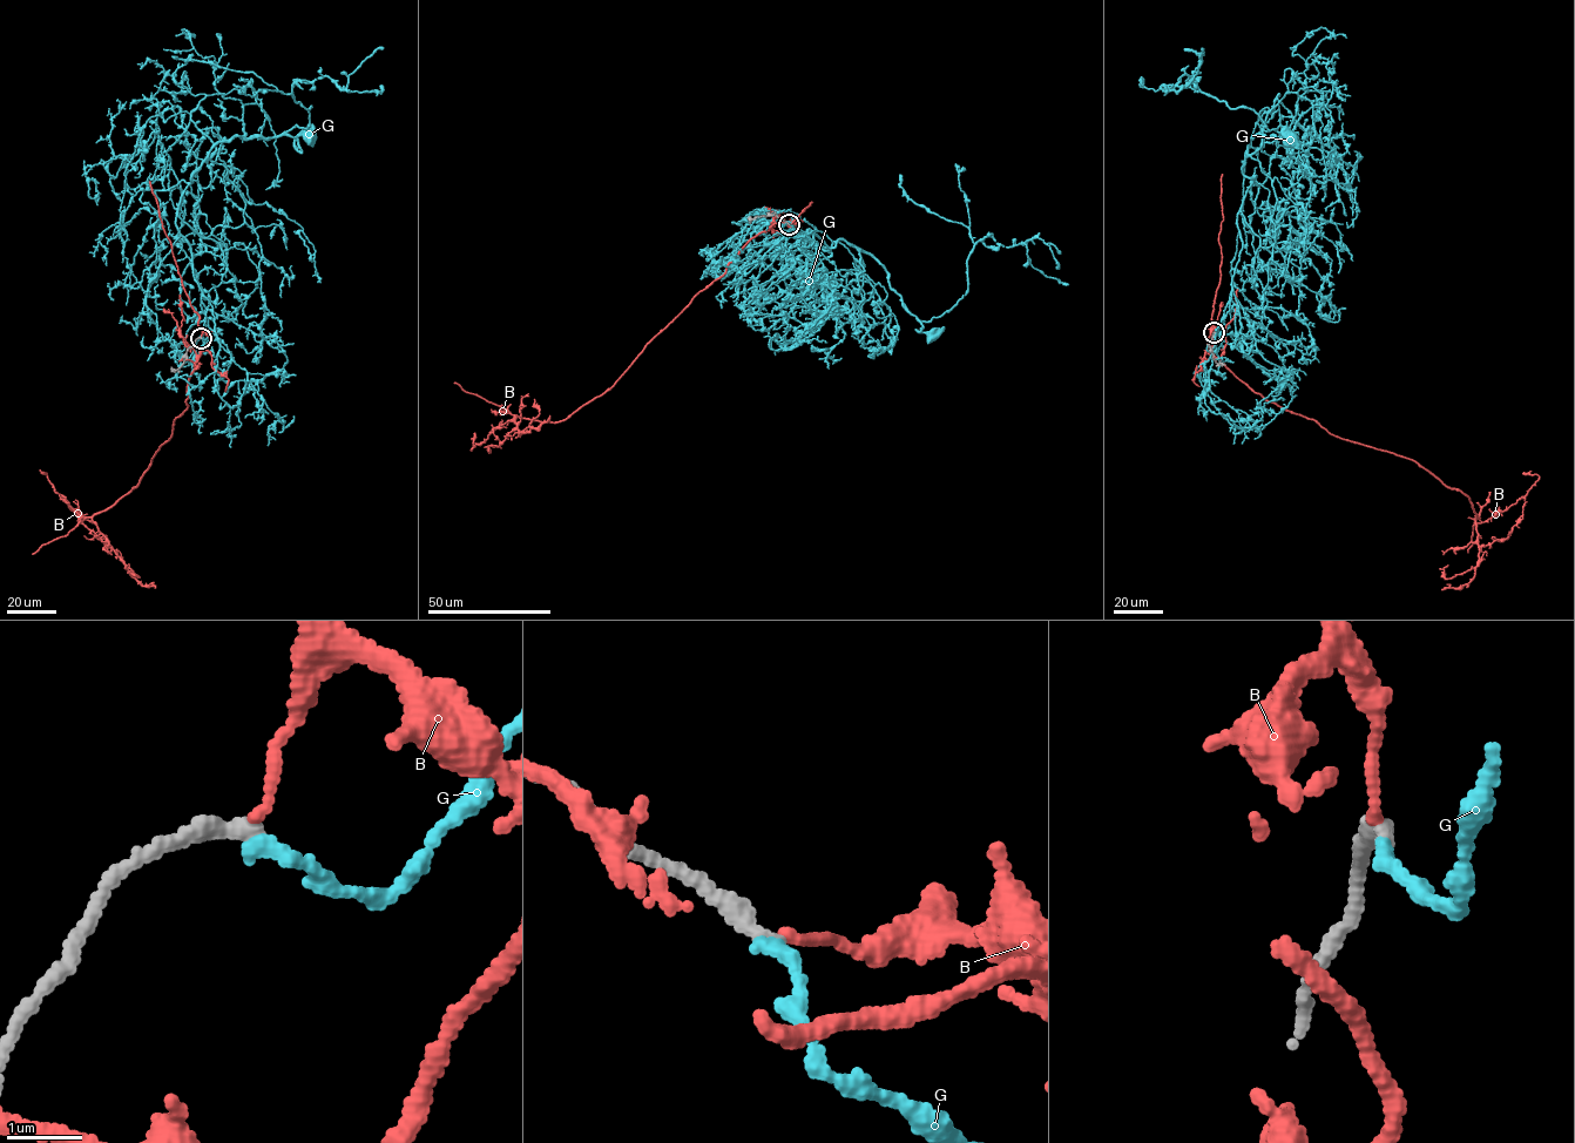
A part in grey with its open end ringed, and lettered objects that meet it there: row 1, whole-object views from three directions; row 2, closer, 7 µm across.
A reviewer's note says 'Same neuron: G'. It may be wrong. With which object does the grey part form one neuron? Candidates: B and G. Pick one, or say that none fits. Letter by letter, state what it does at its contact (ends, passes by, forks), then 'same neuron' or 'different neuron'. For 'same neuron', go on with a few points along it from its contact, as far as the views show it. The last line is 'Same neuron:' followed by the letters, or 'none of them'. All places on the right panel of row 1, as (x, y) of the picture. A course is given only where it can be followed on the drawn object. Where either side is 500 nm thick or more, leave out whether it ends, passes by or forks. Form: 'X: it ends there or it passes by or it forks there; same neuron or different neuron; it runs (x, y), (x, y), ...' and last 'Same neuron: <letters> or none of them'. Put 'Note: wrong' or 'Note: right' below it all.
B: it ends there; different neuron
G: it ends there; same neuron; it runs (1214, 332), (1242, 249), (1248, 144), (1286, 136), (1293, 153), (1290, 136)
Same neuron: G
Note: right

